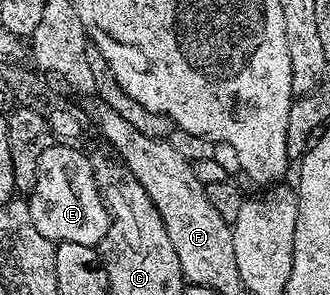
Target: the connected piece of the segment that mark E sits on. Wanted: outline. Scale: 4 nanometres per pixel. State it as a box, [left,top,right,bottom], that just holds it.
[27,142,111,246]

